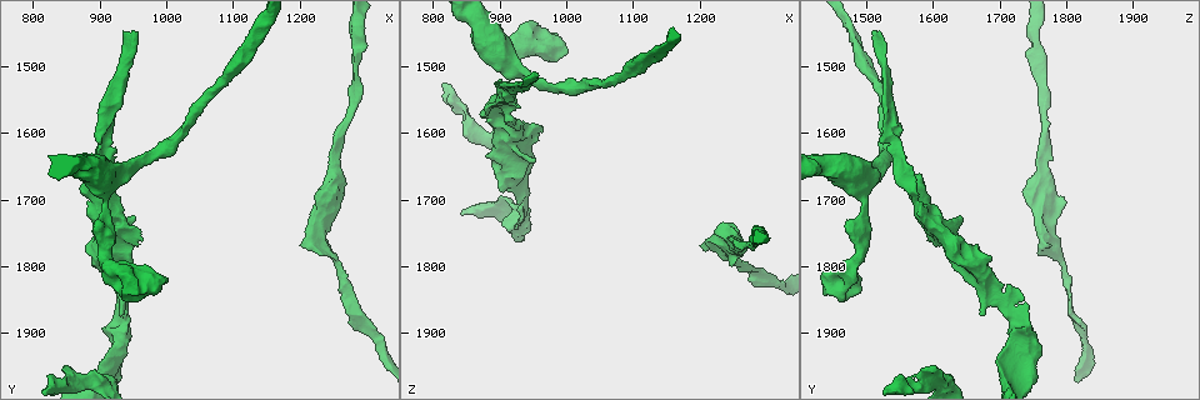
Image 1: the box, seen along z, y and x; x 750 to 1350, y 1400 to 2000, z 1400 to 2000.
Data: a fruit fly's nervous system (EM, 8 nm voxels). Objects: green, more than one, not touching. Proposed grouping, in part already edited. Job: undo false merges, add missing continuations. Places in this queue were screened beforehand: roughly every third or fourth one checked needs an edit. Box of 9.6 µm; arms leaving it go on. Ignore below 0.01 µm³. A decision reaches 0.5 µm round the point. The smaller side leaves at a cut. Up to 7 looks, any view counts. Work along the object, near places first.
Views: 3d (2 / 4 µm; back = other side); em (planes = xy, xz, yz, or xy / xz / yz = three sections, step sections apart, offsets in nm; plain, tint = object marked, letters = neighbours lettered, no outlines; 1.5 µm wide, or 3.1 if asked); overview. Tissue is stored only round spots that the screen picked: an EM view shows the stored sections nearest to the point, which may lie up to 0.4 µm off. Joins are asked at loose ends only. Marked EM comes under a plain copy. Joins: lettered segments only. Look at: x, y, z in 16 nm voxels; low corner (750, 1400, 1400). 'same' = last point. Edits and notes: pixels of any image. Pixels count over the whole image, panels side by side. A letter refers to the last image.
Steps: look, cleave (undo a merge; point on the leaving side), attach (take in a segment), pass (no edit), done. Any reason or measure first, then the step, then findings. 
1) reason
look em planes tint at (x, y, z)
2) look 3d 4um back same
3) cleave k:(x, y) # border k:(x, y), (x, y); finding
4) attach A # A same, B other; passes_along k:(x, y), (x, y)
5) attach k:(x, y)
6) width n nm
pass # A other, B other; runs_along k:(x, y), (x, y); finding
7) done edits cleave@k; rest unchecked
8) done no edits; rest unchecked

free end
look 3d 2um at (935, 1835, 1730)

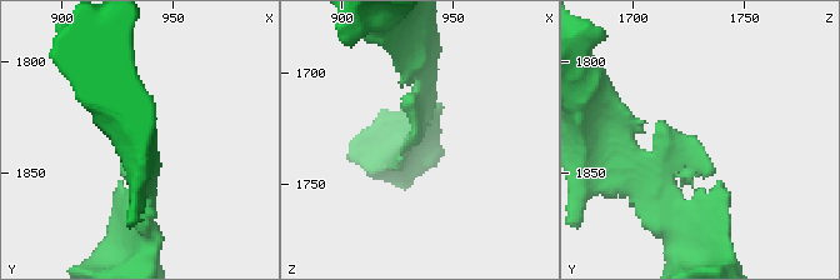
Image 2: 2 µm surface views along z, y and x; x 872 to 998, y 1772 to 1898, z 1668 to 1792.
arm_widths 190, 200 nm; shape alone is not enough
look em xz step 4 letters at (935, 1841, 1731)

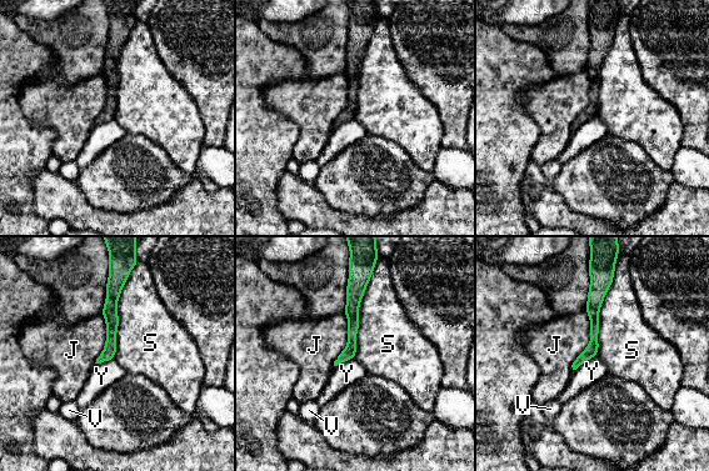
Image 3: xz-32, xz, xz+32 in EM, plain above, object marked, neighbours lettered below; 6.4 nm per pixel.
cut it another way
look em planes letters same

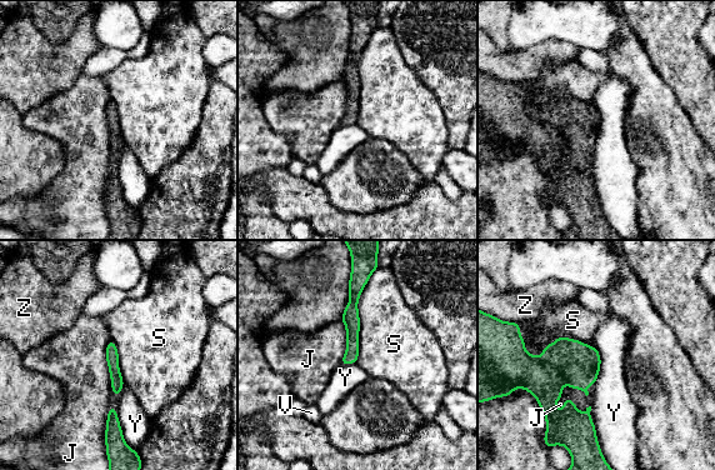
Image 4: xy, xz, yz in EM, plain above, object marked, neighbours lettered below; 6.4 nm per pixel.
pass # J other, S other, V other, Y other, Z other; runs_along 4:(351, 285), (351, 354), (345, 360); no lettered segment goes on from it

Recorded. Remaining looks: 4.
stops while still wide
look em yz step 4 letters at (880, 1720, 1575)

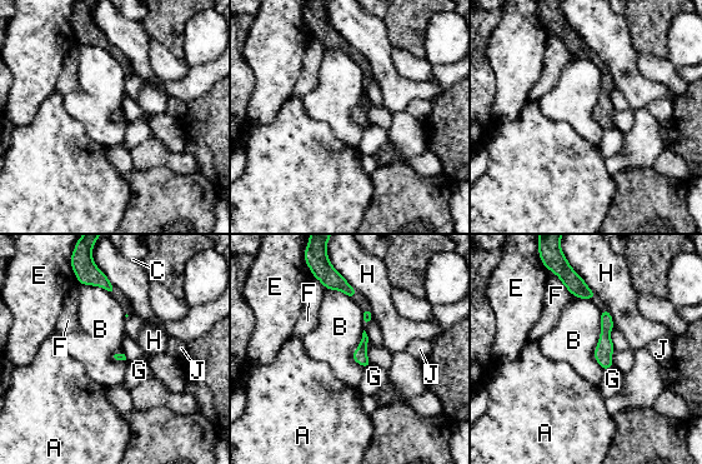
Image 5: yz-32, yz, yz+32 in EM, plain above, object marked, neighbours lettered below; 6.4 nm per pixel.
cut it another way
look em xy step 4 letters same

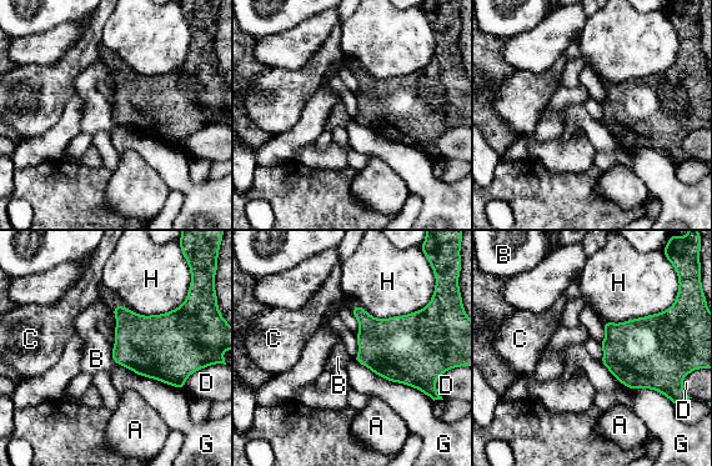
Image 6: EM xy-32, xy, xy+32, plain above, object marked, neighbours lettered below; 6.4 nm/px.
longest_contact G 500 nm
pass # A other, B other, C other, D other, G other, H other; none of them fits

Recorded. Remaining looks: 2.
done no edits; rest unchecked

